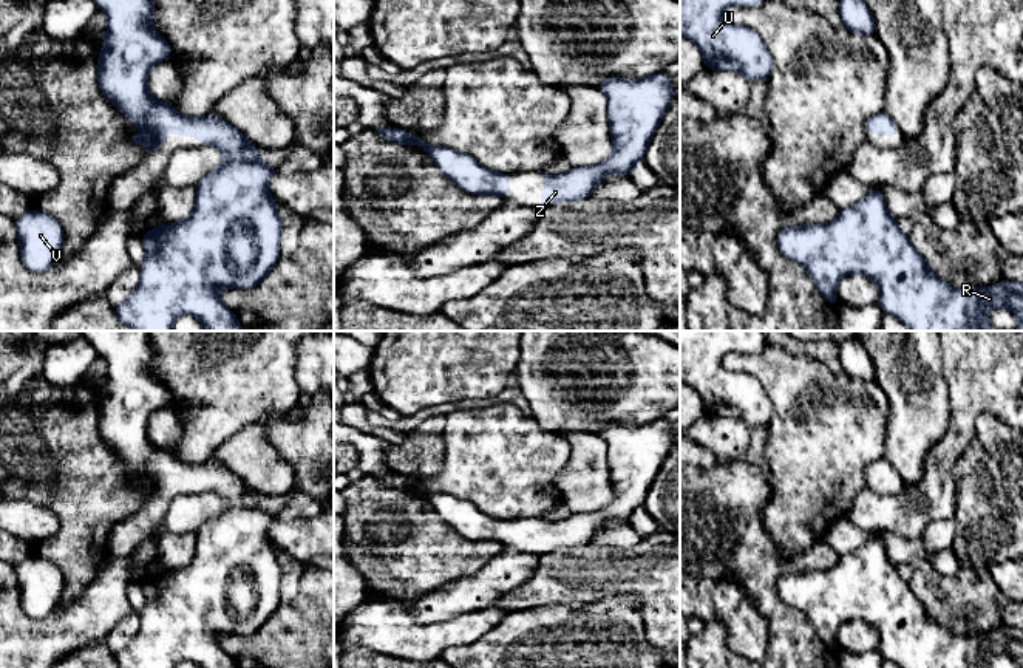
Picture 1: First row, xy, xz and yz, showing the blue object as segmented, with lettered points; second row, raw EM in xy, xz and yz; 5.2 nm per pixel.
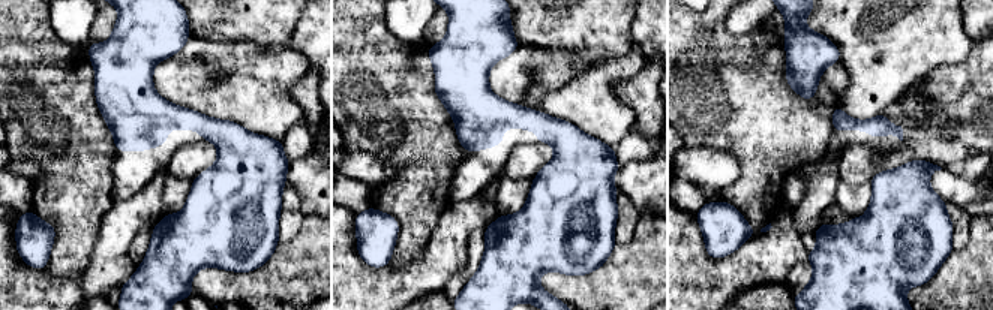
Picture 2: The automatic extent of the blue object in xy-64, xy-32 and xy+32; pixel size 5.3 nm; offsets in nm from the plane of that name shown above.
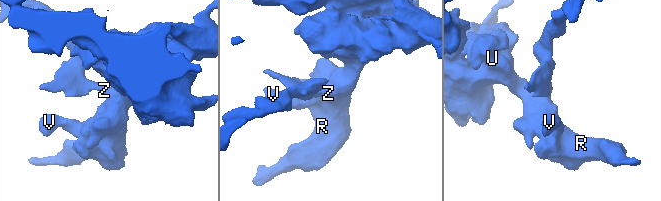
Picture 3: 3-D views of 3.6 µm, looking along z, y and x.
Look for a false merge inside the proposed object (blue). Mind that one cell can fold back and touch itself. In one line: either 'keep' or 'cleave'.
keep

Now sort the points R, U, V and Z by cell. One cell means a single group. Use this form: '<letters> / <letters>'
R U V Z

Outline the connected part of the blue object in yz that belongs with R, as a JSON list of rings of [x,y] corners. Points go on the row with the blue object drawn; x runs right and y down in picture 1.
[[[879,186],[856,206],[842,209],[830,224],[788,226],[780,230],[777,244],[783,257],[800,264],[814,280],[821,295],[839,305],[836,286],[844,275],[861,274],[879,286],[879,308],[902,322],[910,331],[995,331],[984,320],[997,308],[1008,308],[1023,331],[1023,283],[1000,281],[992,288],[953,289],[940,278],[912,244],[896,218],[887,210]]]

